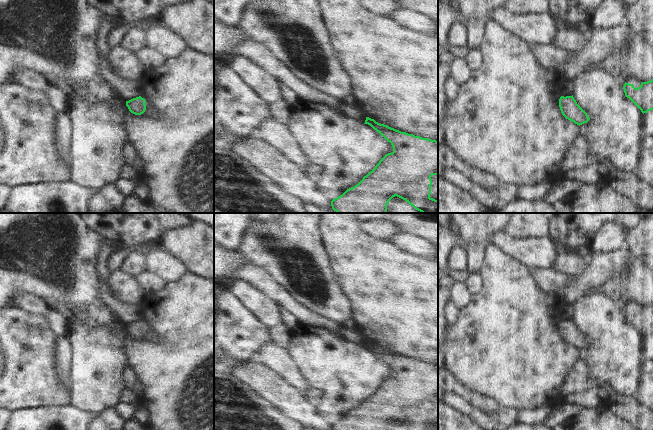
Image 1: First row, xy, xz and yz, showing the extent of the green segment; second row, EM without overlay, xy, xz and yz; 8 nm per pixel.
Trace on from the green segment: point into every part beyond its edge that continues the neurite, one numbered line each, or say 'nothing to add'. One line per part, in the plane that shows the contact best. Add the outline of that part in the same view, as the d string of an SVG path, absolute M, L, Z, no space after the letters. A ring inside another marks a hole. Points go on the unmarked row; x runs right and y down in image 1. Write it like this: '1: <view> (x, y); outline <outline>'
nothing to add

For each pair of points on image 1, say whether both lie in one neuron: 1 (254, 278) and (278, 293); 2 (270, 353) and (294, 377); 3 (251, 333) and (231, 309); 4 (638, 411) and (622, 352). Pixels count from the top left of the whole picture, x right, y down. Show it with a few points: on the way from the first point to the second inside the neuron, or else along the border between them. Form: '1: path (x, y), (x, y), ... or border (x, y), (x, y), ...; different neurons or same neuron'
1: path (260, 279), (272, 289); same neuron
2: path (276, 359), (288, 371); same neuron
3: path (245, 327), (233, 315); same neuron
4: border (616, 392), (622, 396), (633, 398); different neurons

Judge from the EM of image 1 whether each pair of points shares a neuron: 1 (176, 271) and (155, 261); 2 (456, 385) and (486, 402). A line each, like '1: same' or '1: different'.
1: same
2: same

